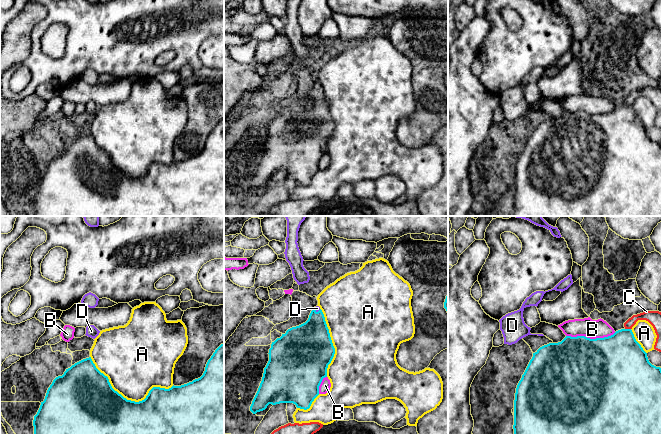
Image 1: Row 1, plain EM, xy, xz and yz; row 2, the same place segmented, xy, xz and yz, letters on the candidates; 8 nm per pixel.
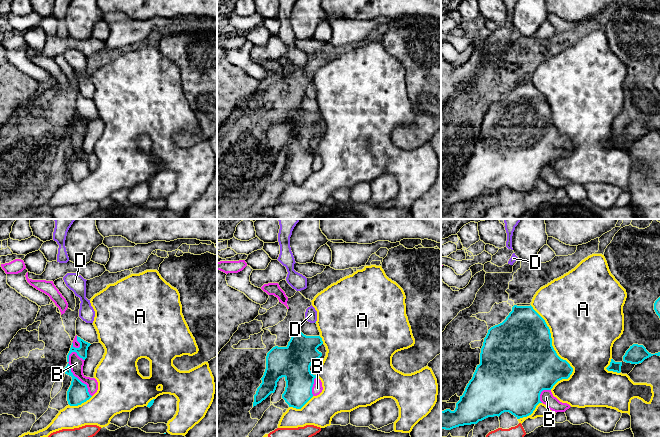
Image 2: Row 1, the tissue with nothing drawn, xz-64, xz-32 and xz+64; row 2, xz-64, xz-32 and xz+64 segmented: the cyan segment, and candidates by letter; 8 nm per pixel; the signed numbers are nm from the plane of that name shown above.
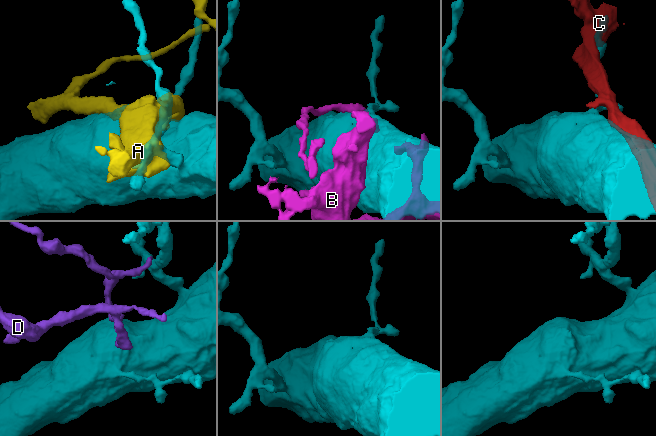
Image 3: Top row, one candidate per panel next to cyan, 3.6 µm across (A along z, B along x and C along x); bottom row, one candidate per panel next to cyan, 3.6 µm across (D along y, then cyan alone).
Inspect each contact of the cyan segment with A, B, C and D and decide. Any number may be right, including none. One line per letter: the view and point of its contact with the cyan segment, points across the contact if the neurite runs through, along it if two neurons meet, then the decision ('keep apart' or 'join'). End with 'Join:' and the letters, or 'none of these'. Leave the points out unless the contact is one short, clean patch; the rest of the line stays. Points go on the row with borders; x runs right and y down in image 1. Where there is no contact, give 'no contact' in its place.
A: xy (128, 400) | keep apart
B: yz (589, 338) | keep apart
C: yz (628, 329) | keep apart
D: xz (318, 311) | across xz (310, 341), (314, 334), (318, 311), (317, 308) | join
Join: D

